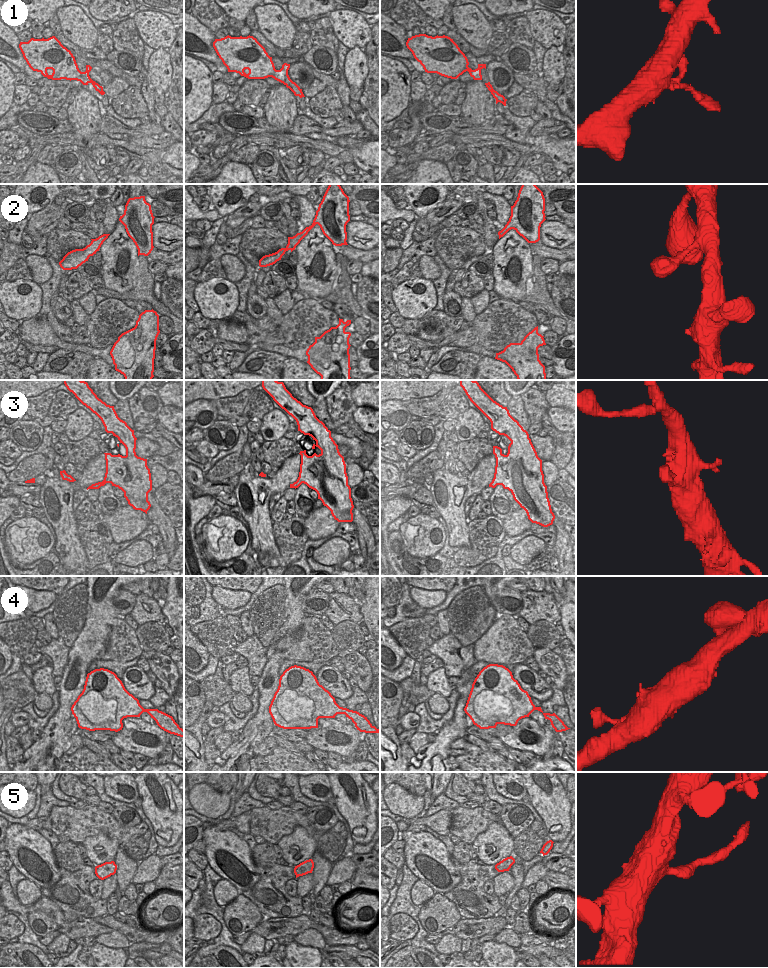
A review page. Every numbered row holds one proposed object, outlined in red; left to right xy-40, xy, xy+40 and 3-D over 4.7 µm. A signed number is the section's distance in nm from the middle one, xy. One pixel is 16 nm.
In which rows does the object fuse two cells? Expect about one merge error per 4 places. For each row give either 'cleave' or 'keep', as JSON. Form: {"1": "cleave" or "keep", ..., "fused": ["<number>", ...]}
{"1": "keep", "2": "keep", "3": "keep", "4": "keep", "5": "cleave", "fused": ["5"]}

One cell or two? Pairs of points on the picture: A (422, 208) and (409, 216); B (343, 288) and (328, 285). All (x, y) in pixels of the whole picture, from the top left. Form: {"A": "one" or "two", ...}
{"A": "two", "B": "two"}

